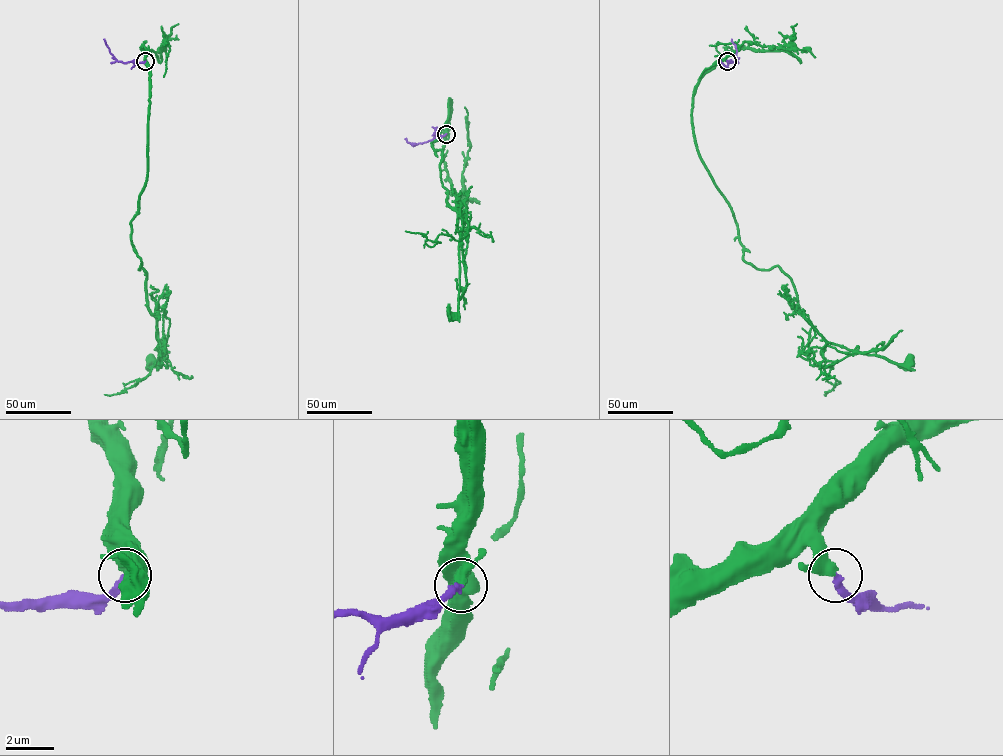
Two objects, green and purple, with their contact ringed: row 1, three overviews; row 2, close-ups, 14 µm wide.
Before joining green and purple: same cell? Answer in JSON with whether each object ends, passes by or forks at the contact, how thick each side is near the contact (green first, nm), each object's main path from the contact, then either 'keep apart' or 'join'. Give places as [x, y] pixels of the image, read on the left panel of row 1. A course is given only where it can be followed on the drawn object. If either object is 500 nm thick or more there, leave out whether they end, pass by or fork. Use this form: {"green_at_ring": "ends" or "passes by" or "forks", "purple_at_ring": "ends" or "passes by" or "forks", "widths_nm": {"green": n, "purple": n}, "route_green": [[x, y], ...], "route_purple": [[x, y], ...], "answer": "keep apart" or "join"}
{"green_at_ring": "passes by", "purple_at_ring": "ends", "widths_nm": {"green": 360, "purple": 240}, "route_green": [[145, 61], [148, 175], [131, 223], [156, 320], [157, 365], [150, 360]], "route_purple": [[145, 61], [118, 61], [104, 39]], "answer": "keep apart"}

